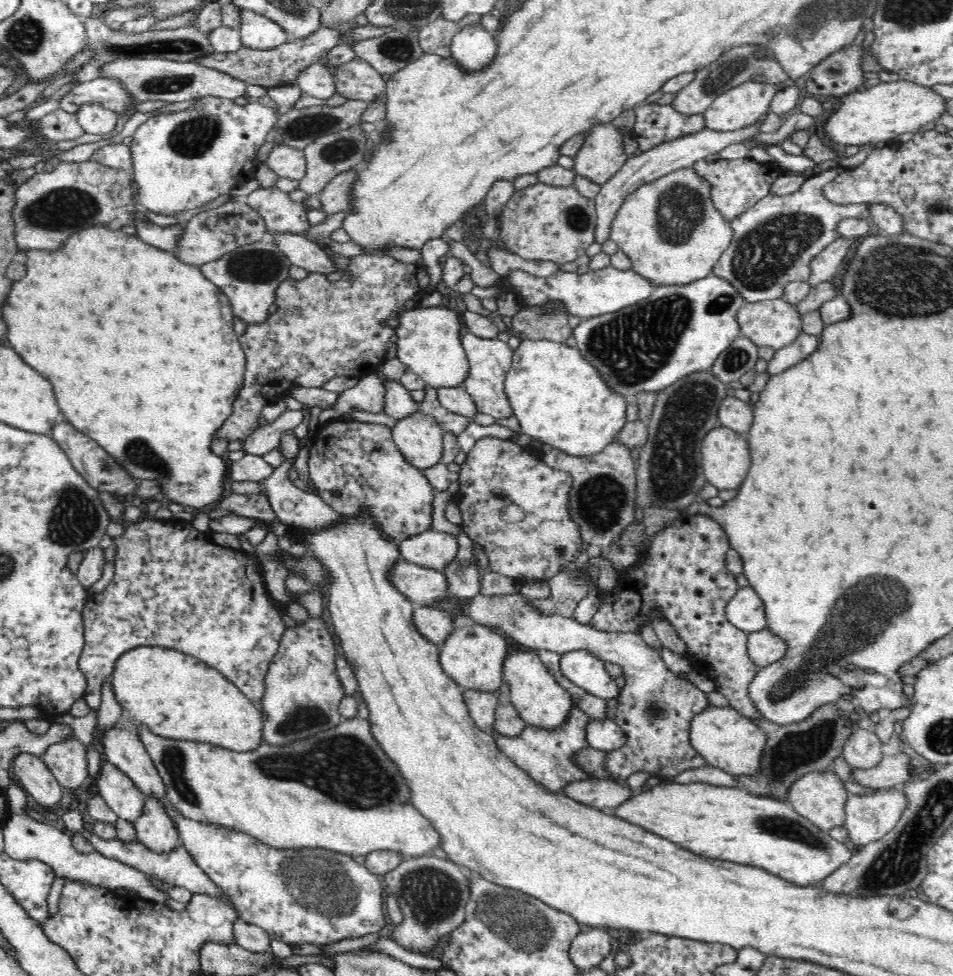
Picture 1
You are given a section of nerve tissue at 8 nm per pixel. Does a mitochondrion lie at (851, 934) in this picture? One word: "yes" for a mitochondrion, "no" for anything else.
no

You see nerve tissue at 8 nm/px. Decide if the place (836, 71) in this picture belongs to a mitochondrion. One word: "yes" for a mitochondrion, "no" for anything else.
yes

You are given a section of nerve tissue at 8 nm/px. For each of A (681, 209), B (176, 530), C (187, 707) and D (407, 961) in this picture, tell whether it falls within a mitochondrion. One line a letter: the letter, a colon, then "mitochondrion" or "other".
A: mitochondrion
B: other
C: other
D: other

